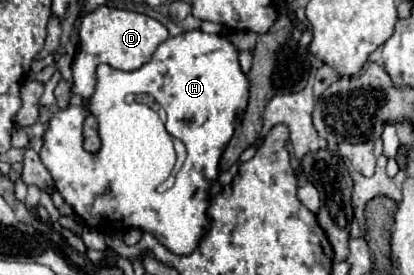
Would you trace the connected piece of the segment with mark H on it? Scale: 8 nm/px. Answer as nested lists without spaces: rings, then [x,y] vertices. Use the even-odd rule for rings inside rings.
[[[192,30],[162,42],[150,58],[150,62],[146,62],[138,70],[122,72],[108,64],[100,64],[96,78],[98,82],[96,92],[90,100],[90,110],[82,106],[68,106],[64,110],[58,110],[50,118],[48,128],[44,132],[40,158],[54,180],[54,188],[60,192],[64,202],[72,206],[76,216],[86,226],[98,232],[108,232],[110,226],[138,228],[142,232],[150,232],[172,254],[192,254],[204,236],[204,226],[206,230],[210,228],[210,220],[206,216],[210,204],[210,186],[220,174],[218,164],[222,152],[230,142],[236,124],[242,120],[244,108],[248,104],[248,78],[240,70],[238,50],[232,42],[218,34]],[[88,112],[96,114],[98,136],[102,136],[100,150],[92,154],[92,162],[84,162],[82,124]],[[178,142],[186,146],[186,158],[176,168]],[[174,170],[174,186],[170,190],[164,190],[162,194],[156,194],[156,186],[160,186],[168,176],[172,176]]]

